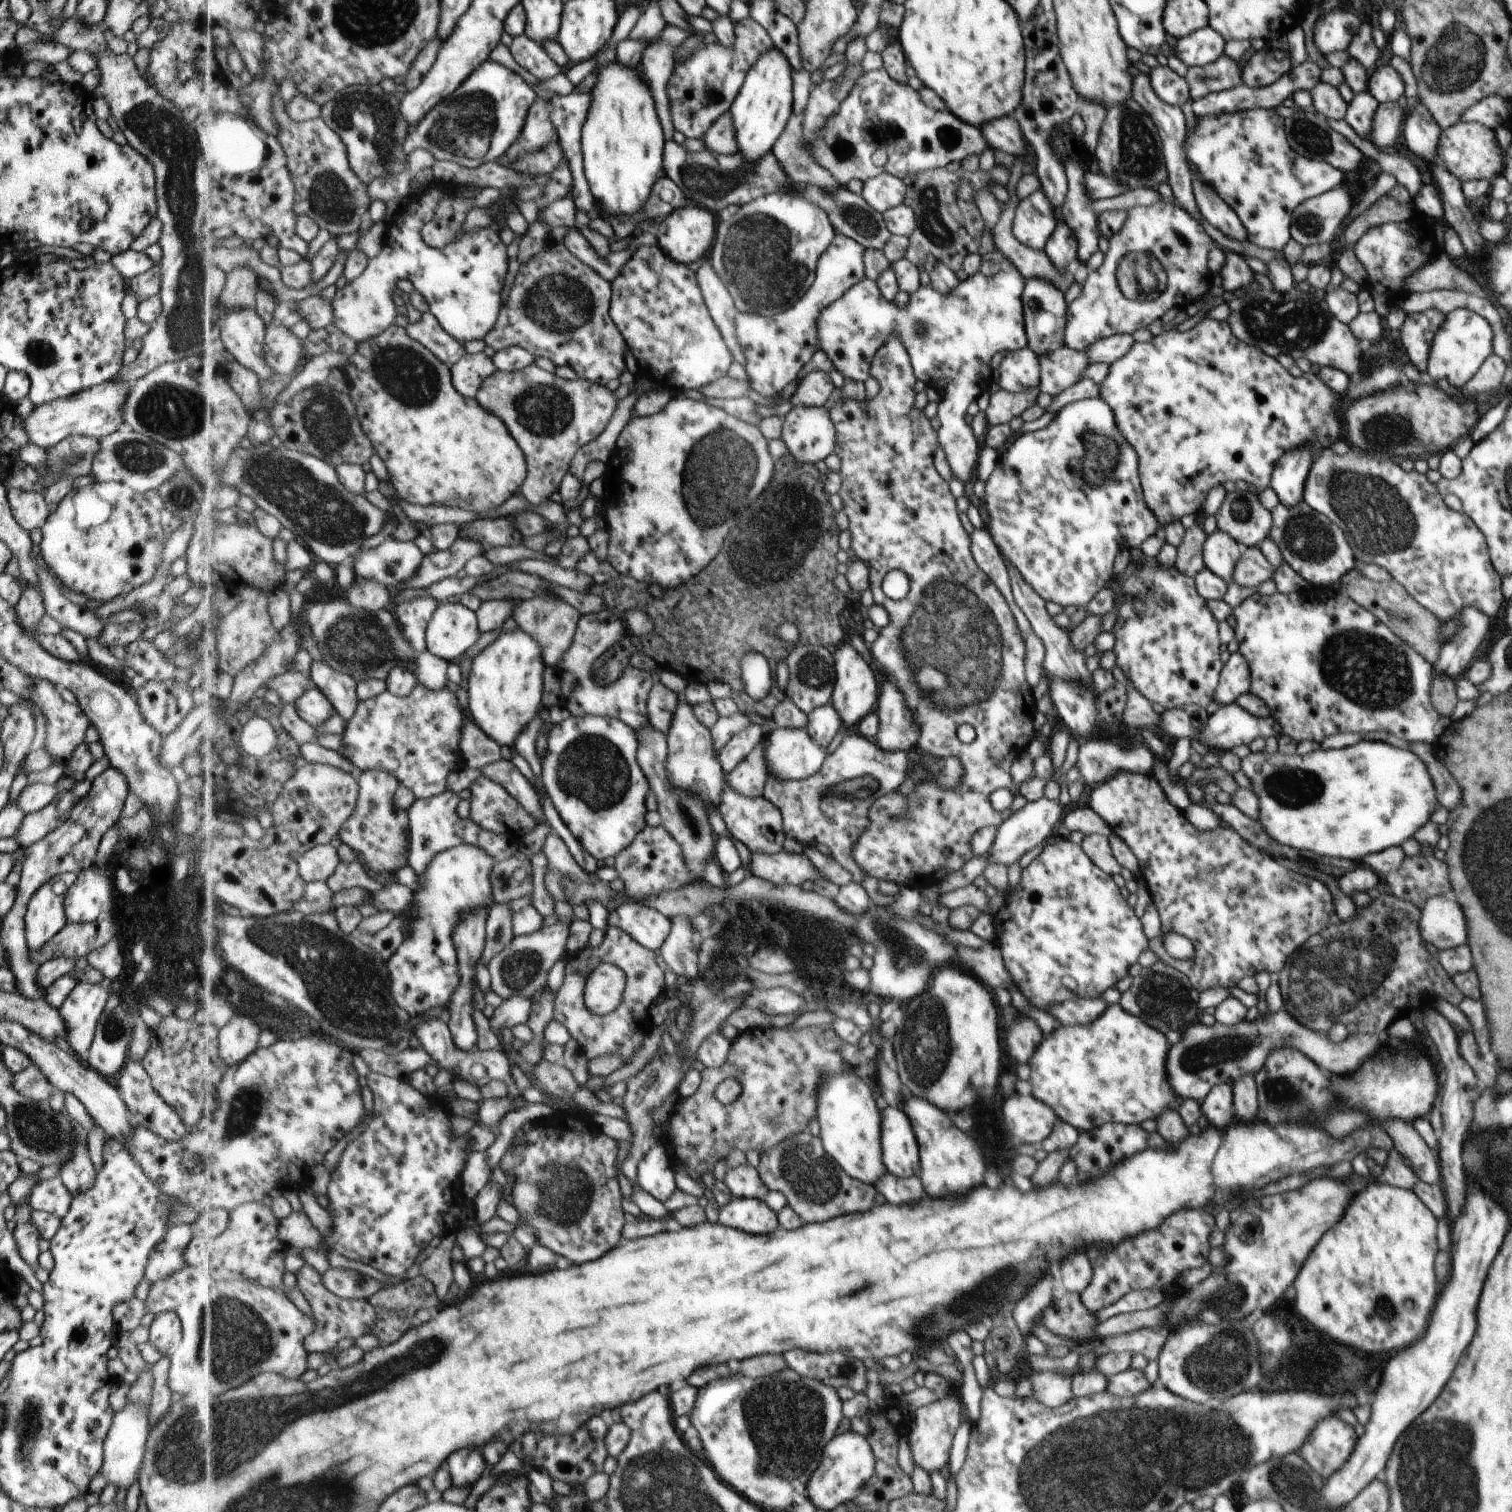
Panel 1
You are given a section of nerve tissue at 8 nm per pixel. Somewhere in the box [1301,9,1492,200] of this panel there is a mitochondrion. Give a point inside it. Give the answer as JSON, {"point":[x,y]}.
{"point":[1454,61]}

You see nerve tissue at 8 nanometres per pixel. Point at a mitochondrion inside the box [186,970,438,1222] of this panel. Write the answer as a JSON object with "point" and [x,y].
{"point":[245,1109]}

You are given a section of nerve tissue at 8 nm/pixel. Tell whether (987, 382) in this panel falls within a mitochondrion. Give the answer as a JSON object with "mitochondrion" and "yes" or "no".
{"mitochondrion":"no"}

